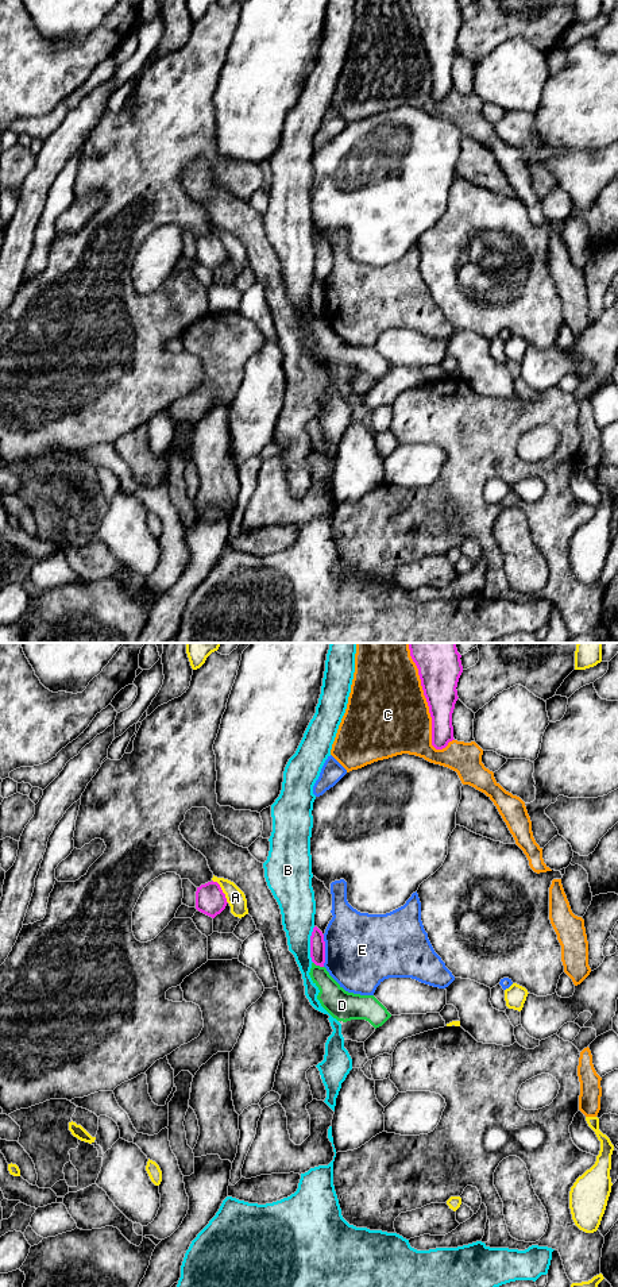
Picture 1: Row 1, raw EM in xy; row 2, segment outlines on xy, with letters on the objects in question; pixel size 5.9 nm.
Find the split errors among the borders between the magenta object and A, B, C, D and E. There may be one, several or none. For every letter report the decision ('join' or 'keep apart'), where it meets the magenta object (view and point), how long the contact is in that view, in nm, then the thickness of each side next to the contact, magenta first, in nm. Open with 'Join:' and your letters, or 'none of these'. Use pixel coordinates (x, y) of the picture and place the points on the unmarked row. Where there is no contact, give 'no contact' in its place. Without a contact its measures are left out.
Join: none of these
A: keep apart; contact xy (221, 242); length 170 nm; calibres 180 and 110 nm
B: keep apart; contact xy (311, 296); length 220 nm; calibres 100 and 220 nm
C: keep apart; contact xy (427, 53); length 650 nm; calibres 260 and 500 nm
D: keep apart; contact xy (319, 316); length 70 nm; calibres 100 and 170 nm
E: keep apart; contact xy (324, 303); length 190 nm; calibres 100 and 440 nm

